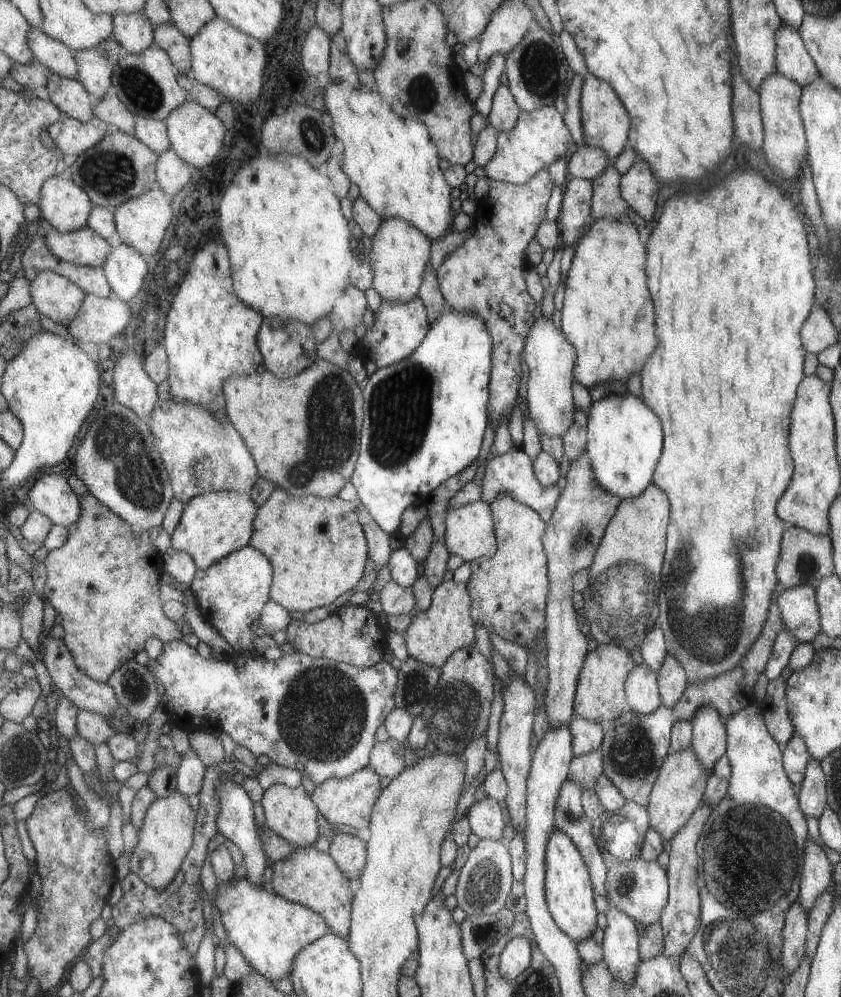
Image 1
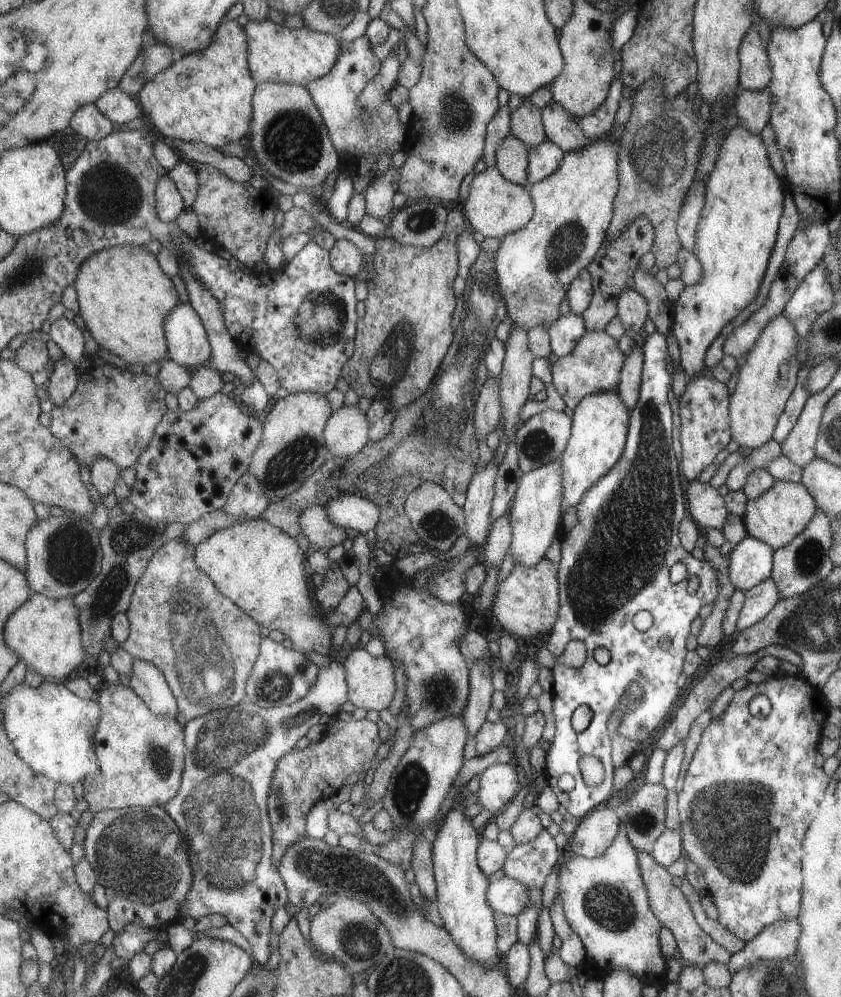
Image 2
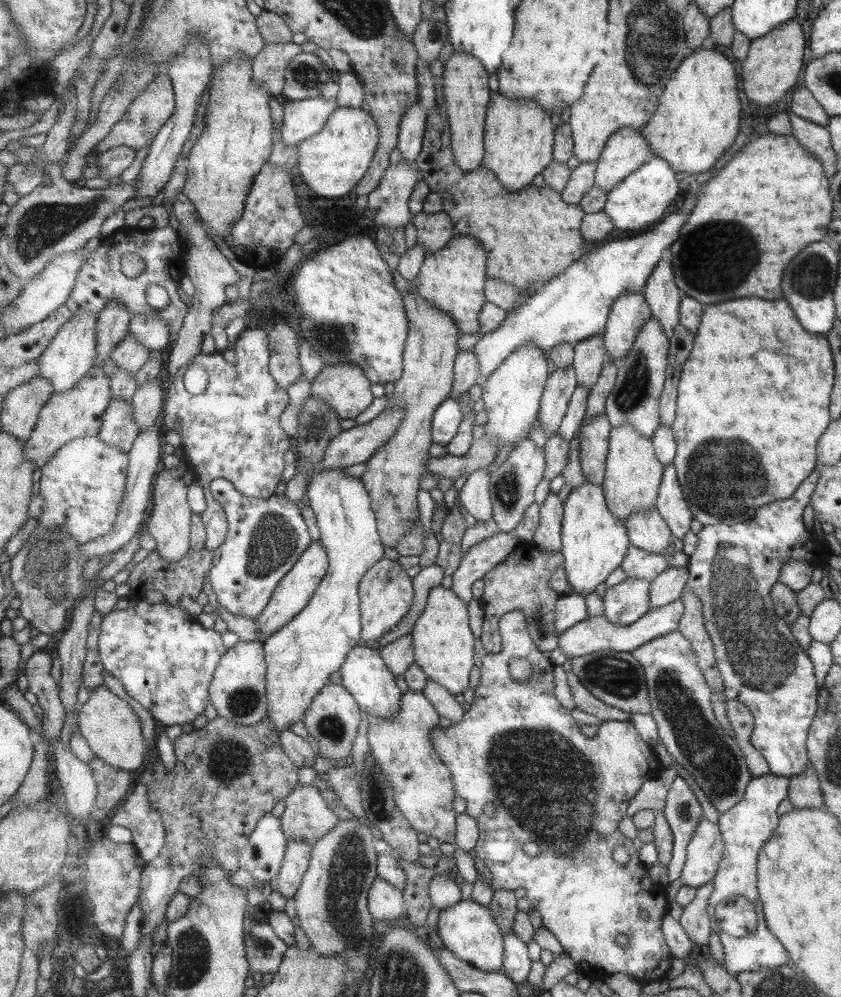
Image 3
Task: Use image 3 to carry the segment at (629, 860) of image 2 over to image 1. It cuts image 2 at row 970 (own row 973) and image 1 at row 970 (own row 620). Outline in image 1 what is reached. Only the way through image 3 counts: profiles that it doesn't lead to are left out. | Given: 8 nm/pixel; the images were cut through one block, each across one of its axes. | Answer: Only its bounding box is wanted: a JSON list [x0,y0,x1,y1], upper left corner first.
[498,935,530,980]

